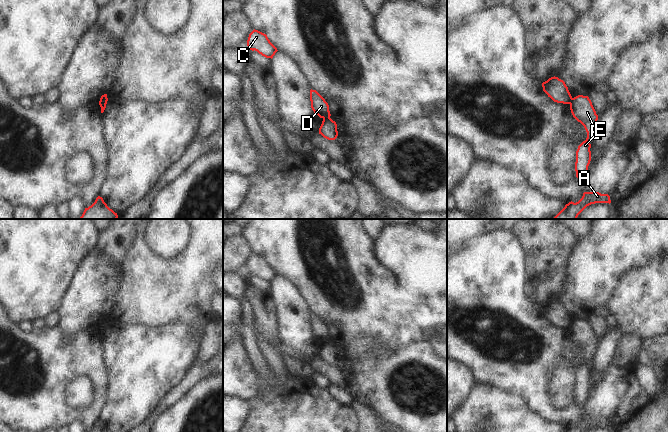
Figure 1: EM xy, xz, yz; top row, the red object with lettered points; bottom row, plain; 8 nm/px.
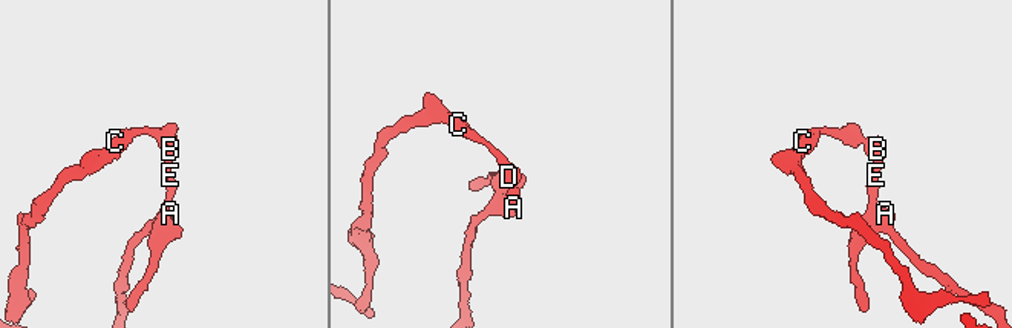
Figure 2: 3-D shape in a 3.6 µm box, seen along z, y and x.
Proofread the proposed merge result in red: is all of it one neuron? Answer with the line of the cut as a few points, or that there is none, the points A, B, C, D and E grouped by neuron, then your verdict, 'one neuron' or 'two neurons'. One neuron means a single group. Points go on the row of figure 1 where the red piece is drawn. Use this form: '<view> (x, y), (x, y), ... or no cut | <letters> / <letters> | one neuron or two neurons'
xz (323, 117), (329, 118) | A B E / C D | two neurons

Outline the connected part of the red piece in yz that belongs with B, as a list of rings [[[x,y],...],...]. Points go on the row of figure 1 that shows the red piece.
[[[583,95],[572,98],[570,110],[573,117],[584,126],[587,132],[586,140],[578,146],[576,151],[576,177],[582,182],[587,176],[588,166],[591,161],[590,141],[594,136],[598,115],[589,97]]]

